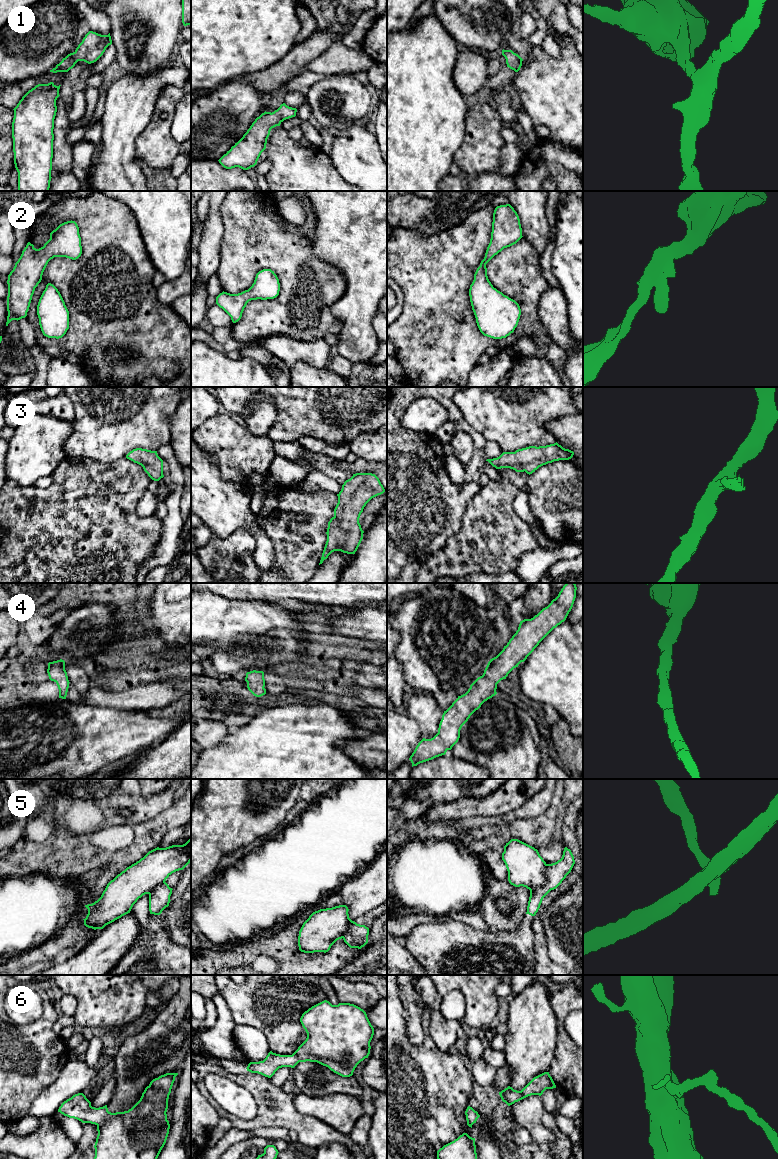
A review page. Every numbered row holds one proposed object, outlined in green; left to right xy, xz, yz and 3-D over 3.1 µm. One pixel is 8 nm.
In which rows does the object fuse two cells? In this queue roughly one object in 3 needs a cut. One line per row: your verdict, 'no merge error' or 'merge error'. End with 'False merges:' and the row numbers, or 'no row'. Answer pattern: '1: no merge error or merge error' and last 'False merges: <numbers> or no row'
1: no merge error
2: no merge error
3: no merge error
4: no merge error
5: merge error
6: no merge error
False merges: 5

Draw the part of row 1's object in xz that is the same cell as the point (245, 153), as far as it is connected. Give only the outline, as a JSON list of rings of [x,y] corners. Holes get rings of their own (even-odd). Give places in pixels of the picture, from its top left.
[[[285,103],[274,112],[264,112],[255,119],[243,137],[218,161],[226,169],[239,167],[248,170],[257,164],[261,153],[266,149],[267,139],[272,128],[296,116],[297,109]]]

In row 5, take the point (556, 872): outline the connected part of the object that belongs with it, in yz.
[[[564,848],[562,858],[555,863],[547,864],[547,881],[544,885],[530,890],[530,897],[526,914],[535,916],[543,898],[556,889],[566,876],[571,872],[575,864],[574,856],[570,849]]]

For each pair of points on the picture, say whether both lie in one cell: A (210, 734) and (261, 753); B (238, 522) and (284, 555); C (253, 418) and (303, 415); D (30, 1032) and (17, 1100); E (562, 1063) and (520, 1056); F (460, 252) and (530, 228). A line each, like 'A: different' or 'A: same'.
A: different
B: different
C: different
D: same
E: different
F: different

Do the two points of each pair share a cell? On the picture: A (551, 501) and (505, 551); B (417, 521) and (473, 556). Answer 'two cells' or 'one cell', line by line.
A: two cells
B: two cells

